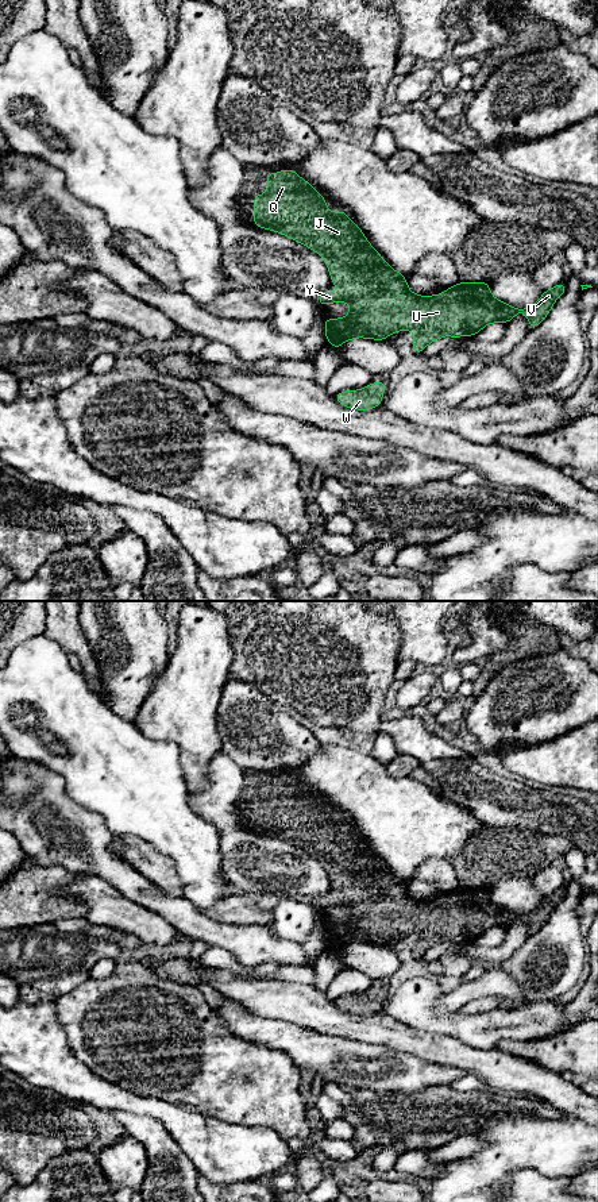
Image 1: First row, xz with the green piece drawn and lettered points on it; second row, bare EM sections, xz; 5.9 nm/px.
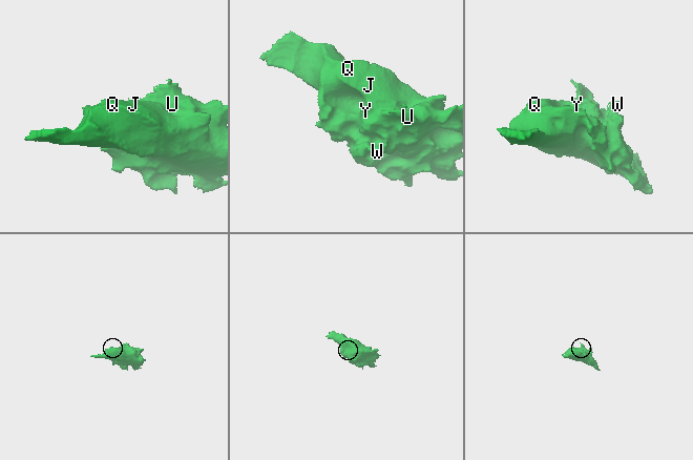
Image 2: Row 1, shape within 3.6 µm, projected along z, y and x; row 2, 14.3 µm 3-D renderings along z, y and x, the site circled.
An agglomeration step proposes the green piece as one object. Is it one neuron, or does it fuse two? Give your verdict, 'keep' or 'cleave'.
keep

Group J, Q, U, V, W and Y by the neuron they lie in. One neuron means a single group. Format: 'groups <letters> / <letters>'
groups J Q U V W Y

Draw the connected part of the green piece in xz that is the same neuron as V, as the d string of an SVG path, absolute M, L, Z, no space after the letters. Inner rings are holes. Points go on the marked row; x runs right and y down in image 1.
M283 169L279 173L267 173L267 192L265 194L254 196L254 220L252 223L261 228L275 231L296 242L302 243L308 249L319 253L328 266L331 274L331 284L340 288L339 292L320 292L319 304L328 305L332 303L348 303L350 313L340 319L324 319L325 338L336 348L351 339L364 338L374 340L386 340L389 335L398 331L412 331L414 340L412 343L413 351L421 354L424 348L443 338L443 336L471 336L477 335L482 328L491 323L509 323L517 313L524 313L529 320L529 328L537 327L549 313L555 301L563 296L567 289L566 282L559 284L548 290L544 290L543 296L528 308L514 308L506 303L497 300L490 293L489 282L459 282L452 288L445 289L440 294L418 296L413 293L404 274L396 271L381 257L381 254L370 244L369 239L346 212L328 211L327 200L316 190L312 184L301 178L294 170ZM405 292L405 303L402 305L394 305L389 301Z

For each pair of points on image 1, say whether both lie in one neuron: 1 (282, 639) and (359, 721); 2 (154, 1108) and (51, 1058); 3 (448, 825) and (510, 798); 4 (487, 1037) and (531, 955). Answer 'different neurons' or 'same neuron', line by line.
1: same neuron
2: same neuron
3: same neuron
4: different neurons

